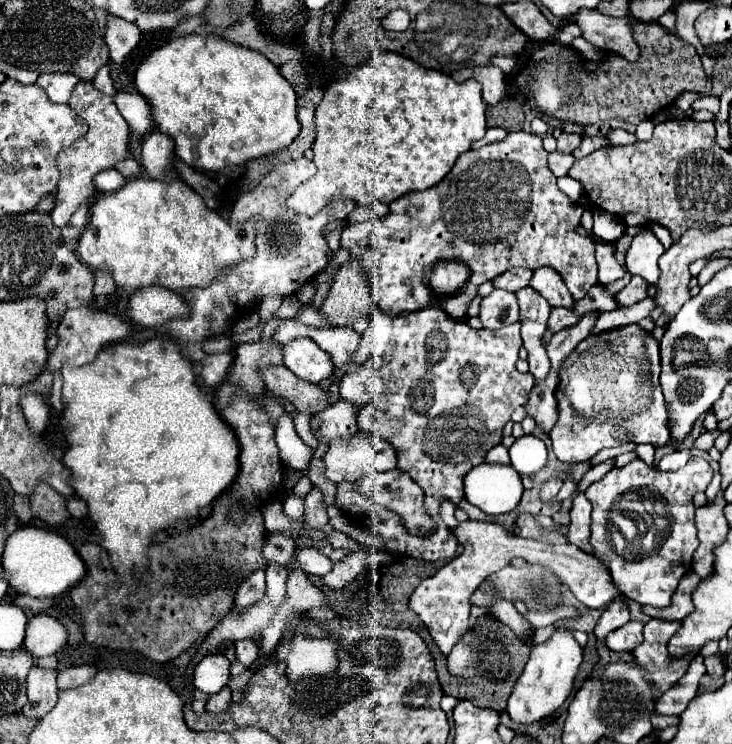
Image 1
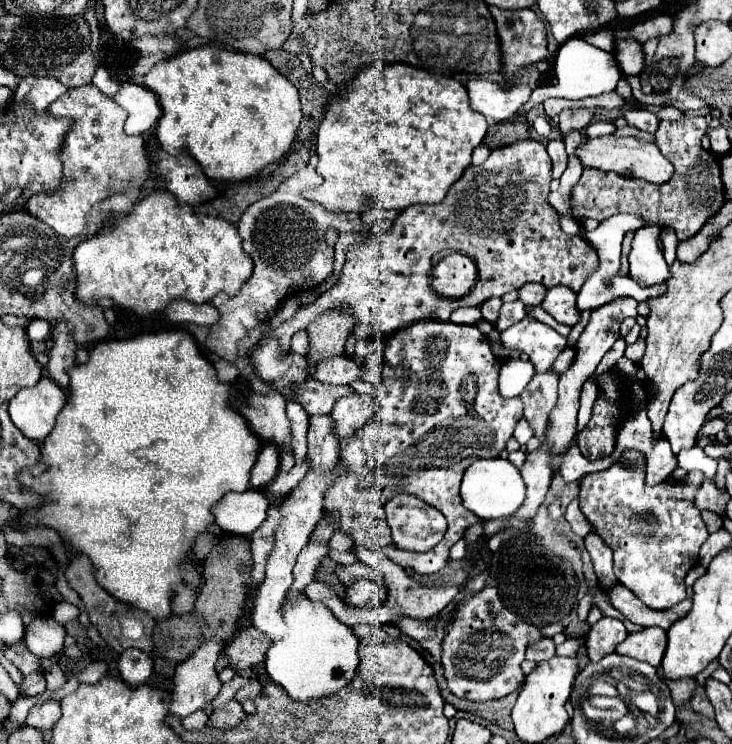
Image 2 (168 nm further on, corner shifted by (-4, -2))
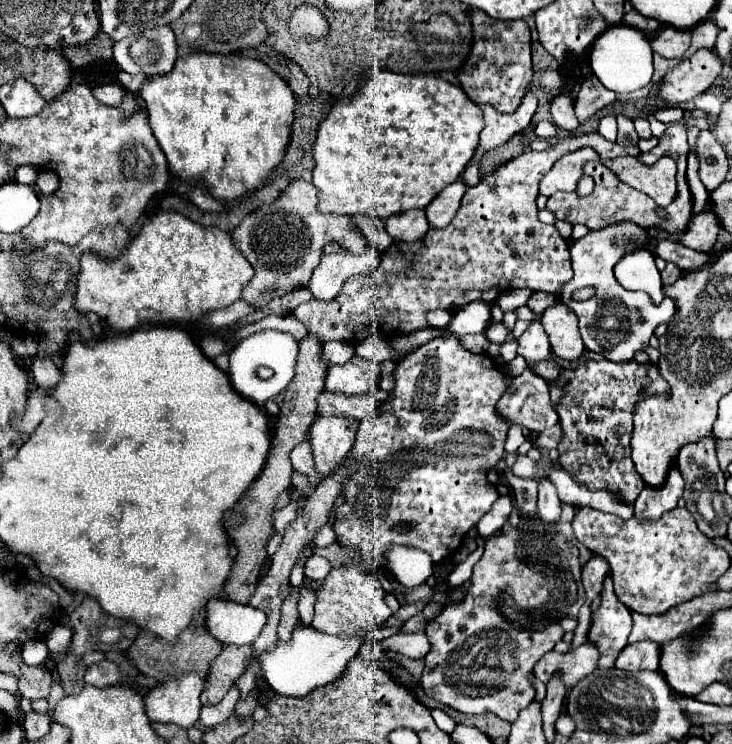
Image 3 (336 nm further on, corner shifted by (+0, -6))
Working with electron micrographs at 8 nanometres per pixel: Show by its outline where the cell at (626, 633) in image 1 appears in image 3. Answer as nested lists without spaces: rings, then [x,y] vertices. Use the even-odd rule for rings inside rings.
[[[643,640],[629,644],[617,658],[615,666],[623,670],[659,670],[659,642]]]

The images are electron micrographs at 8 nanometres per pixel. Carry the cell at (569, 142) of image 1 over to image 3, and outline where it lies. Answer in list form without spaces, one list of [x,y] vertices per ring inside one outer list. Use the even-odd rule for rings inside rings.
[[[595,80],[593,86],[591,84],[581,86],[573,110],[575,110],[577,120],[583,124],[591,116],[595,116],[599,110],[603,110],[605,106],[613,104],[615,100],[617,100],[617,94],[611,92],[611,90],[607,90],[605,86],[601,86],[599,80]]]

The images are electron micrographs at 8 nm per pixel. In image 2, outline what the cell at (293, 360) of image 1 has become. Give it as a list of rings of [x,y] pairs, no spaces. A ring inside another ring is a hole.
[[[335,356],[327,358],[327,362],[319,362],[319,368],[313,370],[313,378],[325,384],[345,384],[349,386],[355,380],[361,380],[363,364],[357,364],[351,356]]]

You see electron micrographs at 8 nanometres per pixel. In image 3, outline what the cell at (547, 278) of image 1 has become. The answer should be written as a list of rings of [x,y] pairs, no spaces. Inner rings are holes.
[[[555,300],[555,304],[545,308],[545,312],[541,314],[541,324],[549,334],[553,354],[563,360],[577,360],[579,356],[583,356],[585,346],[579,338],[575,312],[569,306],[563,306],[563,302]]]

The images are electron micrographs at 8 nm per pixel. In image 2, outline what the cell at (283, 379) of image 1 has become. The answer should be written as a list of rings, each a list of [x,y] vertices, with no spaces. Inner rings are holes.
[[[307,380],[297,388],[297,402],[305,408],[309,416],[323,416],[329,414],[333,404],[343,398],[351,396],[353,390],[349,386],[327,386],[325,382],[319,380]]]

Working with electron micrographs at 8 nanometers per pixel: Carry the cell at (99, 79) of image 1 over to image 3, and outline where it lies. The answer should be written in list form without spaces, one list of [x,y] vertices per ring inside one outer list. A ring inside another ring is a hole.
[[[103,84],[103,86],[95,86],[93,94],[99,102],[107,106],[117,106],[119,100],[125,96],[125,90],[121,84]]]

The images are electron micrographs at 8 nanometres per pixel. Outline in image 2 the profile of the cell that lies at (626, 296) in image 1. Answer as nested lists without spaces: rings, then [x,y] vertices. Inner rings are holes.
[[[625,298],[623,302],[611,302],[611,306],[603,306],[599,310],[593,310],[591,318],[589,318],[589,324],[585,326],[583,334],[577,340],[575,358],[573,358],[571,366],[567,368],[567,372],[563,372],[561,378],[559,378],[559,392],[557,392],[559,398],[557,398],[555,410],[551,412],[547,434],[545,434],[547,446],[551,450],[551,462],[549,462],[549,466],[551,466],[553,472],[559,472],[559,468],[561,468],[561,456],[573,444],[573,438],[577,434],[575,432],[575,424],[577,424],[577,410],[579,410],[581,388],[583,388],[585,380],[595,372],[595,368],[599,366],[599,362],[607,354],[607,350],[615,344],[615,340],[619,336],[619,326],[621,326],[623,318],[627,318],[627,316],[637,318],[637,302],[631,300],[631,298]]]

